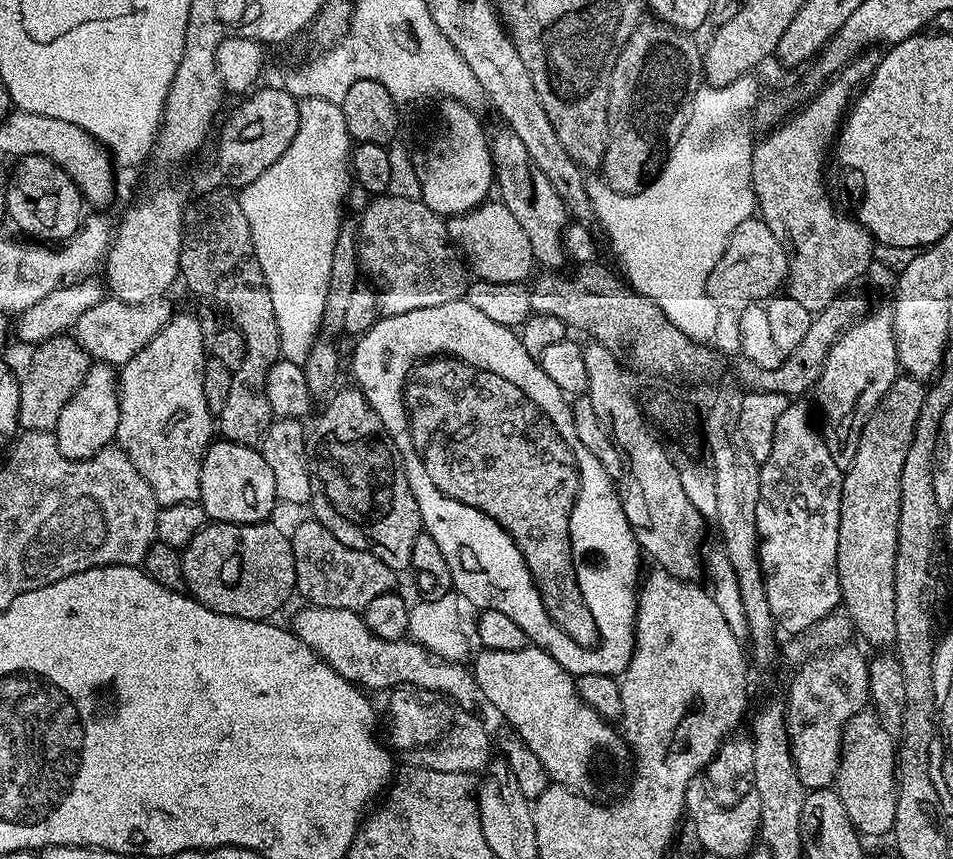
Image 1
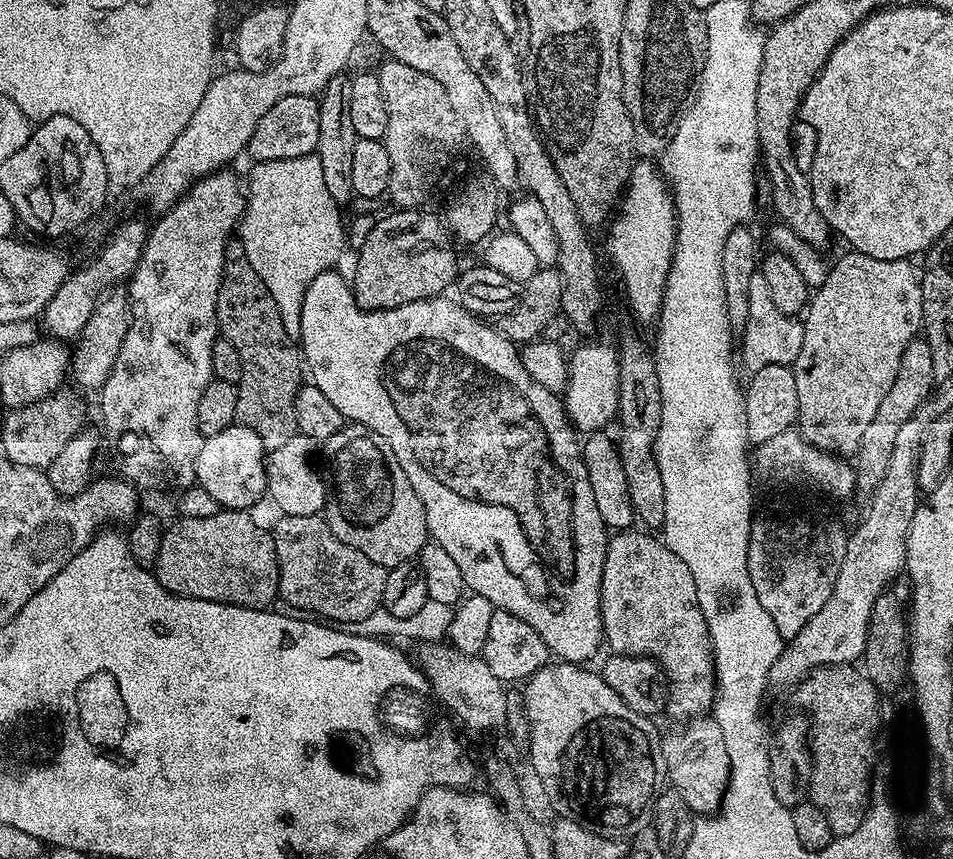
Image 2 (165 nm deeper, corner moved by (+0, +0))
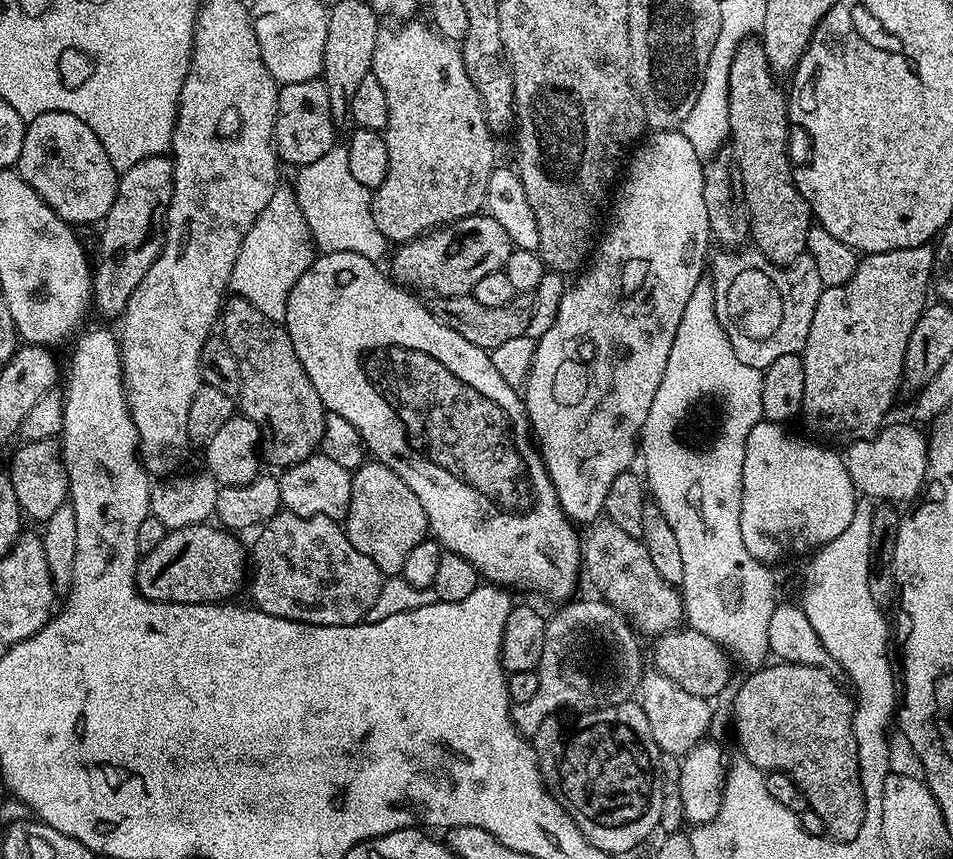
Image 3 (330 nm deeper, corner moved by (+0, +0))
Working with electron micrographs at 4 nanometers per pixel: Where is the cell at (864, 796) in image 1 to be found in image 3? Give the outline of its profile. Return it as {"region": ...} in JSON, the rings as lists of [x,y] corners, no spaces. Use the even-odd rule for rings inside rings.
{"region":[[[773,662],[774,664],[761,667],[759,670],[752,670],[748,677],[740,684],[740,689],[736,692],[736,697],[732,700],[732,724],[736,727],[736,740],[740,743],[743,759],[749,760],[754,766],[758,766],[765,773],[784,772],[798,786],[798,790],[804,796],[805,805],[818,818],[822,818],[824,831],[831,839],[839,842],[842,840],[852,840],[858,834],[858,830],[863,826],[864,798],[862,782],[859,780],[859,752],[858,732],[852,729],[852,716],[854,720],[854,708],[852,712],[852,700],[840,689],[840,684],[835,675],[820,669],[814,665],[800,665],[785,662]]]}

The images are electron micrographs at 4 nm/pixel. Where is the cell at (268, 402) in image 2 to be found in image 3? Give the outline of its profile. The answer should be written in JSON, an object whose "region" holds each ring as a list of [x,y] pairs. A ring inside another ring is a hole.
{"region":[[[238,295],[225,299],[222,328],[223,324],[223,338],[234,350],[234,358],[238,358],[238,408],[258,426],[263,463],[283,470],[317,455],[326,409],[322,398],[318,398],[318,390],[314,390],[314,382],[310,382],[310,374],[306,374],[298,354],[294,354],[294,342],[290,342],[287,328],[266,318],[258,306]]]}

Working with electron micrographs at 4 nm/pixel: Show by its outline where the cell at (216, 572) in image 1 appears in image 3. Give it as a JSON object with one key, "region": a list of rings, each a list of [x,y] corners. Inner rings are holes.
{"region":[[[212,522],[182,526],[168,531],[150,550],[139,557],[136,565],[136,588],[147,600],[158,600],[161,604],[214,604],[228,602],[246,580],[246,548],[235,540],[231,531]]]}

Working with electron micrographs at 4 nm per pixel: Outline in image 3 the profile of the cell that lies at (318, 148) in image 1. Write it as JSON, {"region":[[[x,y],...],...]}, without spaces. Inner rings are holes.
{"region":[[[277,187],[274,198],[266,202],[266,210],[258,214],[246,238],[242,238],[242,246],[238,250],[238,258],[234,262],[228,283],[235,295],[258,306],[258,310],[262,310],[262,314],[266,314],[266,318],[270,318],[275,324],[283,324],[290,290],[294,290],[298,278],[306,274],[318,255],[310,226],[296,201],[296,193],[291,187],[284,187]]]}

